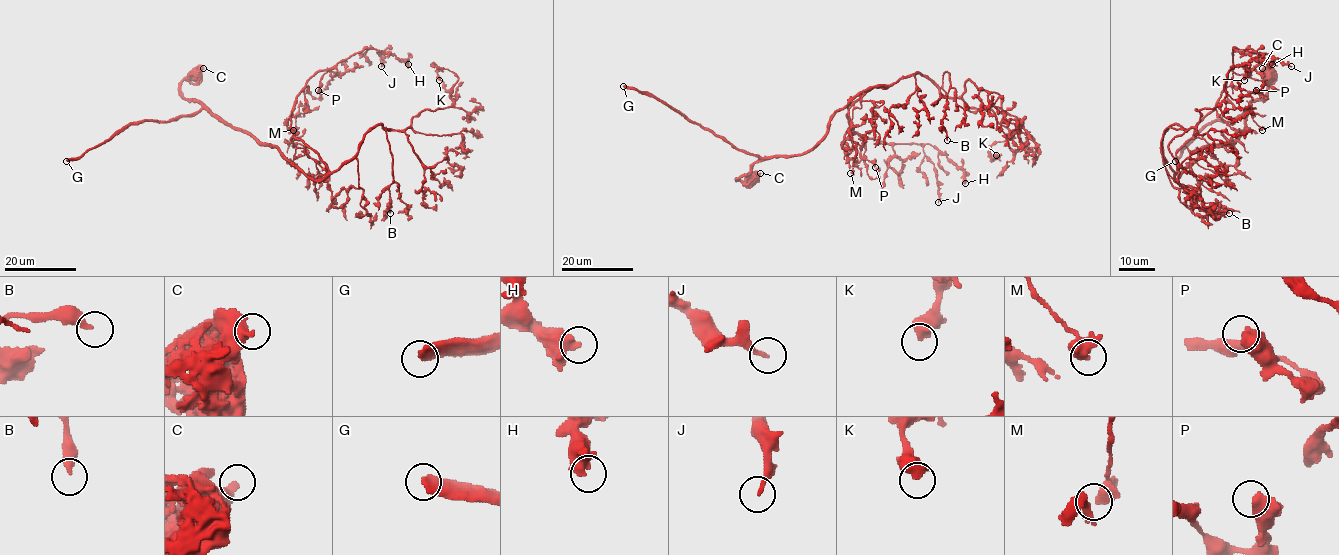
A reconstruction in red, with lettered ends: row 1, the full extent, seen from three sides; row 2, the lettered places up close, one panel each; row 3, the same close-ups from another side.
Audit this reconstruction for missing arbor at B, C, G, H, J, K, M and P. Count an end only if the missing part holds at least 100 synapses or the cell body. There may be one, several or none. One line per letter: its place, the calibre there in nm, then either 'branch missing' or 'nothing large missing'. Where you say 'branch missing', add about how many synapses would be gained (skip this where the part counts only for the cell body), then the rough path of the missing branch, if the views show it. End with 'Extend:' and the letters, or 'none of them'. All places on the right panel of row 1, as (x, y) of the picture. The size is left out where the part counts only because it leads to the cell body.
B: at (1229, 213); 340 nm thick; nothing large missing
C: at (1262, 68); 480 nm thick; nothing large missing
G: at (1175, 161); 500 nm thick; branch missing; missing branch runs (1175, 161), (1135, 179), (1127, 179), (1126, 175)
H: at (1272, 64); 500 nm thick; nothing large missing
J: at (1291, 66); 180 nm thick; nothing large missing
K: at (1244, 80); 600 nm thick; nothing large missing
M: at (1262, 130); 380 nm thick; nothing large missing
P: at (1256, 90); 550 nm thick; nothing large missing
Extend: G

